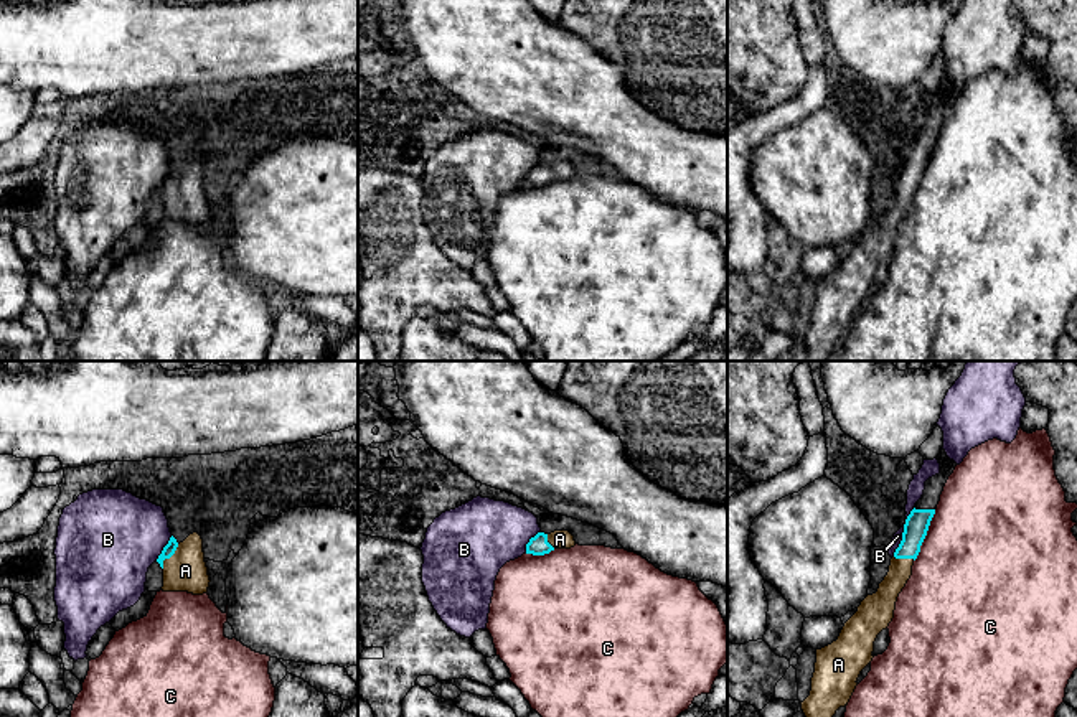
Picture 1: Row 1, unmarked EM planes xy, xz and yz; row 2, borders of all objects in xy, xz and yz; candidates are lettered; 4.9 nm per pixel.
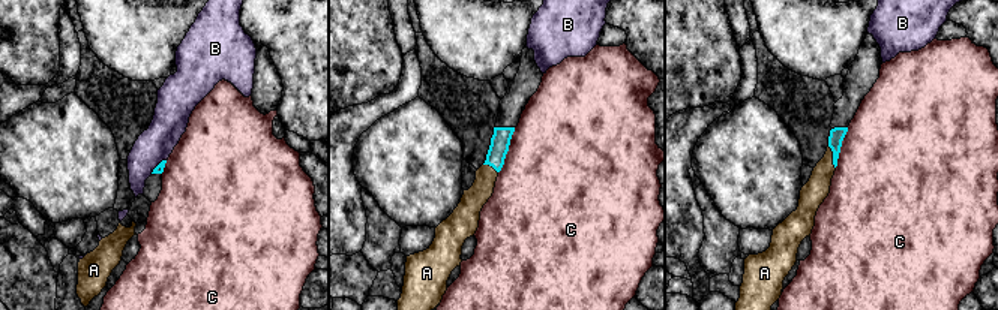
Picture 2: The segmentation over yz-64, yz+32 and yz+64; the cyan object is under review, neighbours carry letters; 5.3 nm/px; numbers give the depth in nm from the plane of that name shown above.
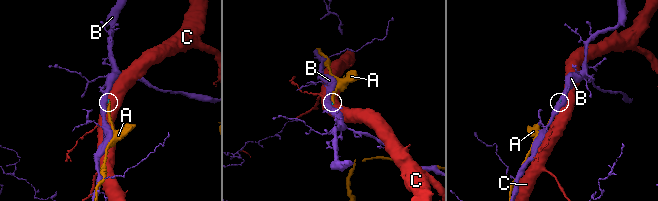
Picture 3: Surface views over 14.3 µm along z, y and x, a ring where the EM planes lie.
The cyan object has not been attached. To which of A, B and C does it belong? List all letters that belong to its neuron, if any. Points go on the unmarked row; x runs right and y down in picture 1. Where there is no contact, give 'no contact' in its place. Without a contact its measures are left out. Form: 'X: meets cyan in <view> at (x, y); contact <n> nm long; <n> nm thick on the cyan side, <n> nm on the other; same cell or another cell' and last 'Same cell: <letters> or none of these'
A: meets cyan in xy at (169, 188); contact 150 nm long; 60 nm thick on the cyan side, 200 nm on the other; same cell
B: meets cyan in yz at (902, 170); contact 180 nm long; 120 nm thick on the cyan side, 50 nm on the other; another cell
C: meets cyan in yz at (926, 165); contact 280 nm long; 120 nm thick on the cyan side, 500 nm on the other; another cell
Same cell: A

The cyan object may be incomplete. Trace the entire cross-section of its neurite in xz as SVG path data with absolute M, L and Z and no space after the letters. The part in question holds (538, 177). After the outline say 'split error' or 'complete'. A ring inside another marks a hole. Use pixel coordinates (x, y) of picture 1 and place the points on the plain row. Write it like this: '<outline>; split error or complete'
M554 162L551 165L538 163L526 175L526 185L544 186L554 180L571 180L576 176L574 166L569 162Z; split error

